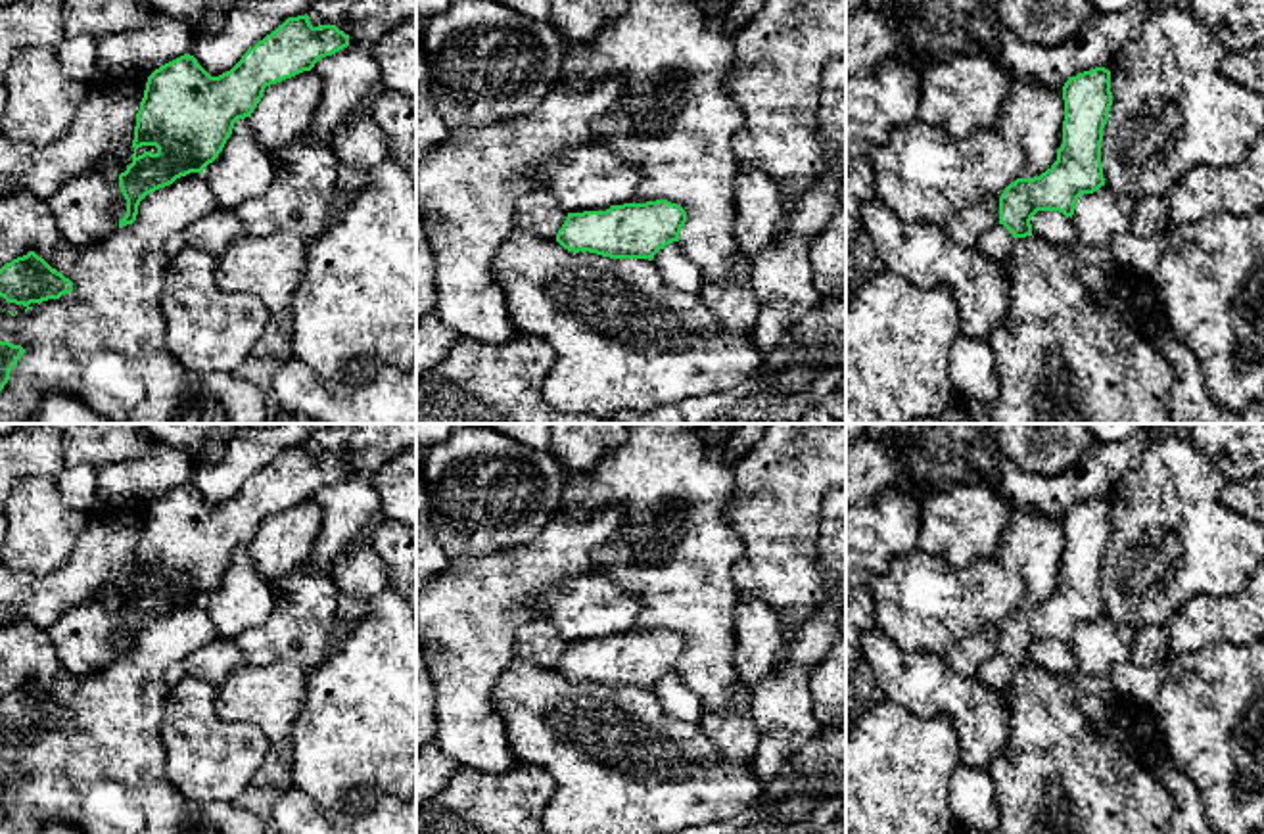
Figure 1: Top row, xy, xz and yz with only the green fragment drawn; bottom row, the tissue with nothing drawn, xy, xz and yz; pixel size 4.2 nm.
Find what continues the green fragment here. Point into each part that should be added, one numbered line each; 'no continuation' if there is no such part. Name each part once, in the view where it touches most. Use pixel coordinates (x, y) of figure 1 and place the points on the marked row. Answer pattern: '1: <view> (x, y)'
no continuation

